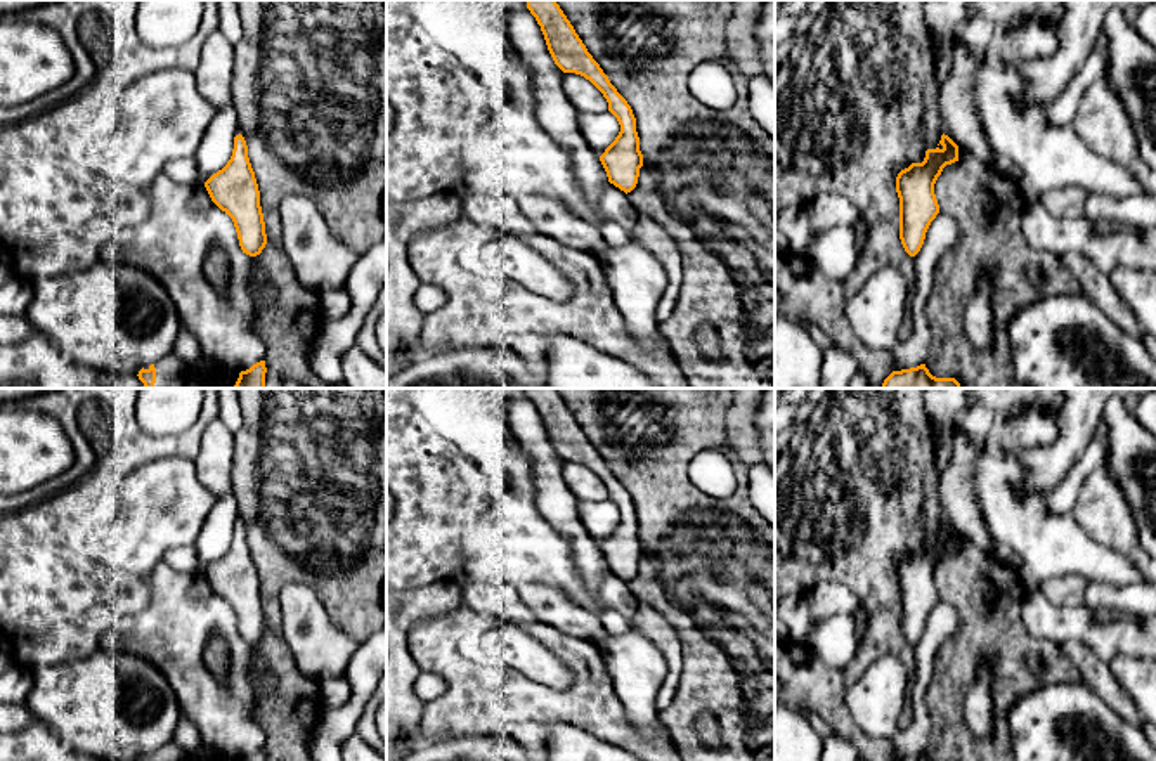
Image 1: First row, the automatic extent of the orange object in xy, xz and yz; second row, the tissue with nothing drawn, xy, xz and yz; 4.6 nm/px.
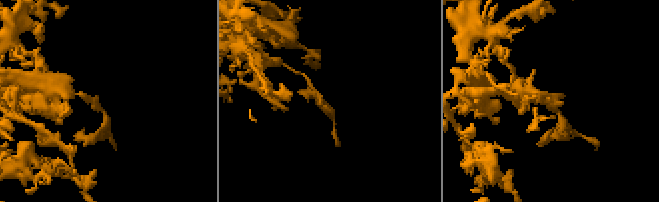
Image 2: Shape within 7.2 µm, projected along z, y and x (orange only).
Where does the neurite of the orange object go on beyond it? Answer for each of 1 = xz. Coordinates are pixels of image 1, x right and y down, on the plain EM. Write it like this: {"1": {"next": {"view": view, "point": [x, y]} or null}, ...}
{"1": {"next": null}}

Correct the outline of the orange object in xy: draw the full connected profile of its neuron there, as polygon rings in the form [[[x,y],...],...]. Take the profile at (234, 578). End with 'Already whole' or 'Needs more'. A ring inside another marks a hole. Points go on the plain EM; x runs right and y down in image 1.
[[[241,522],[234,525],[227,553],[213,562],[205,576],[211,589],[232,607],[243,641],[260,643],[267,633],[265,610],[248,534]]]. Already whole

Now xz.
[[[527,388],[527,397],[541,414],[555,452],[563,461],[584,465],[607,487],[608,499],[617,506],[620,520],[600,544],[600,550],[607,560],[608,570],[626,582],[631,581],[638,572],[640,556],[643,555],[636,506],[631,494],[588,440],[556,388]]]. Already whole

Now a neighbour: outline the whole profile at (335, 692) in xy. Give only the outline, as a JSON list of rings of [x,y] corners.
[[[345,676],[321,681],[322,709],[340,707],[347,704],[348,697],[350,697],[350,685],[345,680]]]

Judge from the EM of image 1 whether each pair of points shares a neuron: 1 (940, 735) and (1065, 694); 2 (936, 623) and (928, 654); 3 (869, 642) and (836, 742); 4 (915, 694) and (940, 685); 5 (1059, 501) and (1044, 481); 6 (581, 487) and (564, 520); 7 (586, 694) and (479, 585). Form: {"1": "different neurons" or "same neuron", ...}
{"1": "different neurons", "2": "same neuron", "3": "different neurons", "4": "different neurons", "5": "different neurons", "6": "different neurons", "7": "different neurons"}

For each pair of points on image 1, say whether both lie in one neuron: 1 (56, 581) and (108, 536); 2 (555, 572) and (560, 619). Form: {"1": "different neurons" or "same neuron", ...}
{"1": "different neurons", "2": "different neurons"}

